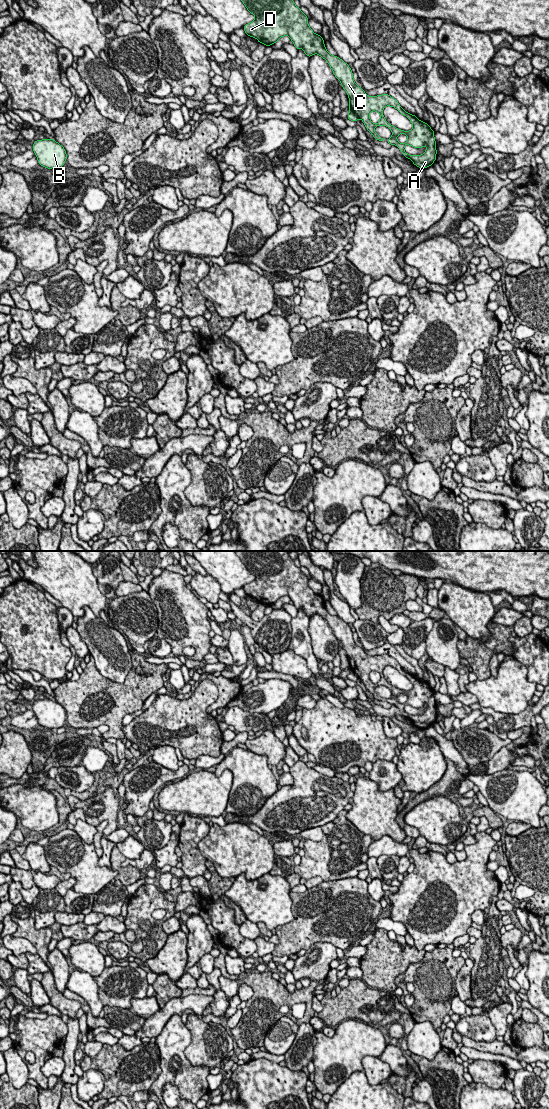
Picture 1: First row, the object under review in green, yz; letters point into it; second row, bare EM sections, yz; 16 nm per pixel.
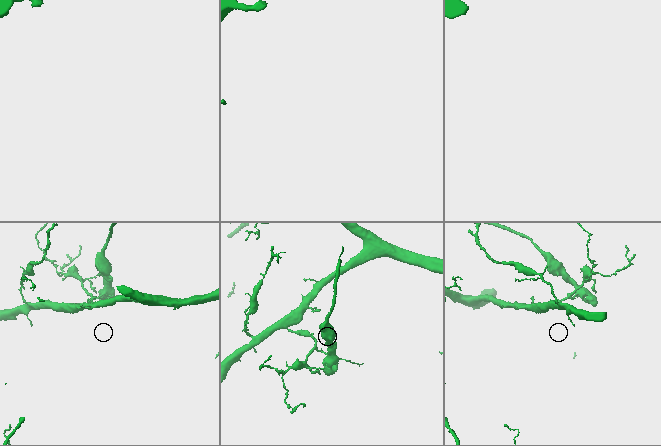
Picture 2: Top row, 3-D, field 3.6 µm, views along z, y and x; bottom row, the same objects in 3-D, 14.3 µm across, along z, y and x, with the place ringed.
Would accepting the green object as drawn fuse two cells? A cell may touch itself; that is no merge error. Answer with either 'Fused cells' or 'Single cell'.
Fused cells

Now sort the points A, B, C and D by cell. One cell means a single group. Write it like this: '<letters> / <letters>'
A C D / B

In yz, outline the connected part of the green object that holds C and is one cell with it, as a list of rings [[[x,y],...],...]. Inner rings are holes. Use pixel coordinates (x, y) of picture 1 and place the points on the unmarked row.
[[[235,551],[235,553],[247,570],[255,576],[254,581],[243,586],[248,596],[256,598],[259,603],[266,606],[276,603],[283,596],[289,596],[296,609],[302,608],[309,618],[314,614],[320,615],[327,621],[346,651],[349,670],[353,670],[363,681],[374,699],[385,700],[378,696],[374,689],[376,686],[386,686],[392,691],[392,696],[387,699],[387,702],[390,705],[396,705],[403,716],[410,719],[418,728],[428,728],[435,722],[437,704],[434,690],[429,684],[403,670],[398,661],[390,655],[368,656],[361,647],[357,646],[349,625],[338,616],[328,613],[322,596],[315,594],[309,587],[307,576],[295,565],[287,551]],[[386,666],[394,667],[406,676],[413,684],[413,688],[410,691],[404,691],[389,684],[383,675],[383,669]],[[371,671],[380,674],[377,684],[370,680]],[[402,693],[408,696],[405,703],[399,703],[396,698]],[[405,705],[418,709],[426,705],[427,709],[422,715],[409,715],[404,710]]]

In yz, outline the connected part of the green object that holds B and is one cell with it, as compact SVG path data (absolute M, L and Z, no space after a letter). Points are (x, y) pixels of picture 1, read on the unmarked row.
M53 699L36 700L32 710L38 719L38 724L48 729L61 728L67 720L64 707Z

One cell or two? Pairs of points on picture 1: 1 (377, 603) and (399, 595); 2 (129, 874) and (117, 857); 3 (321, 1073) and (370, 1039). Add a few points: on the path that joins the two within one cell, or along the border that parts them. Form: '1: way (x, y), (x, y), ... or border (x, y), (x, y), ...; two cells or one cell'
1: way (382, 603), (387, 602), (394, 595); one cell
2: way (124, 873), (117, 866), (117, 862); one cell
3: way (333, 1062), (355, 1040), (358, 1040); one cell

